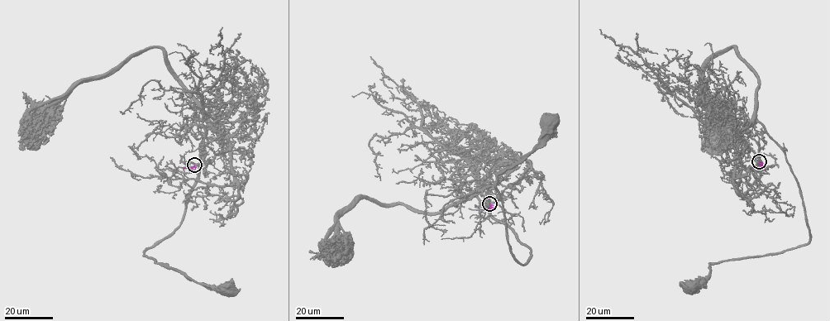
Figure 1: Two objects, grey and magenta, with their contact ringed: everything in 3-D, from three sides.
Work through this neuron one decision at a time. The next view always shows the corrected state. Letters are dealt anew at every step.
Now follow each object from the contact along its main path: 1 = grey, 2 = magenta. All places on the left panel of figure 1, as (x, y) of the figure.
1: (195, 165), (202, 161), (207, 145), (221, 136), (208, 126), (180, 226), (144, 256), (198, 283), (225, 289)
2: (195, 165), (189, 170), (183, 167)

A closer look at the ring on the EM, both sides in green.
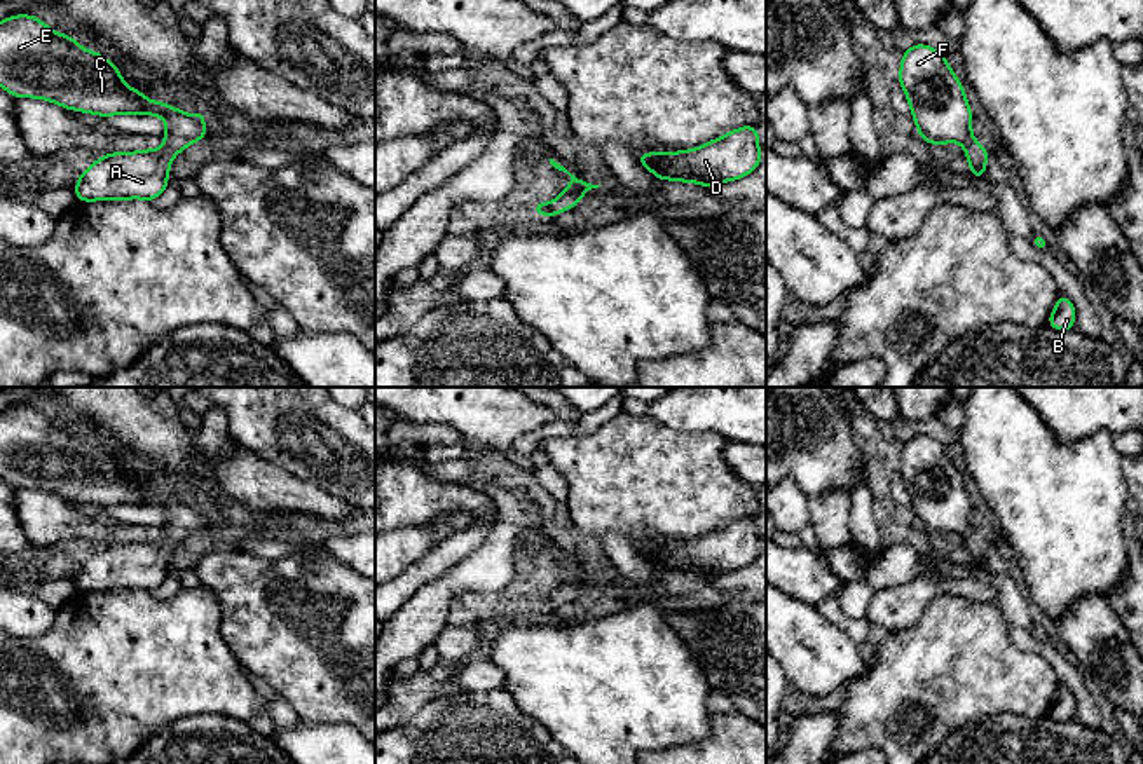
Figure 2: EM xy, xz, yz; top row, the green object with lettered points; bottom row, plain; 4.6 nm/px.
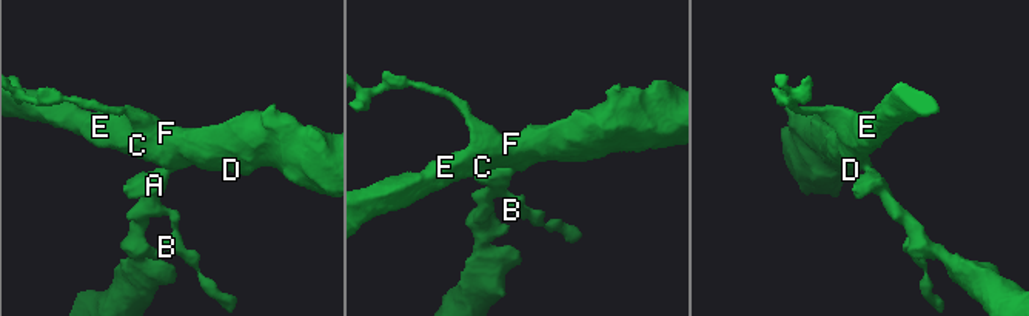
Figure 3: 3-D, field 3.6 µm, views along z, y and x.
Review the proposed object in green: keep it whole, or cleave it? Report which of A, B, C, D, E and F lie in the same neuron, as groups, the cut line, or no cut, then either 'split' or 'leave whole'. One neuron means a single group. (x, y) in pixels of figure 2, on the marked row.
A B C D E F | no cut | leave whole

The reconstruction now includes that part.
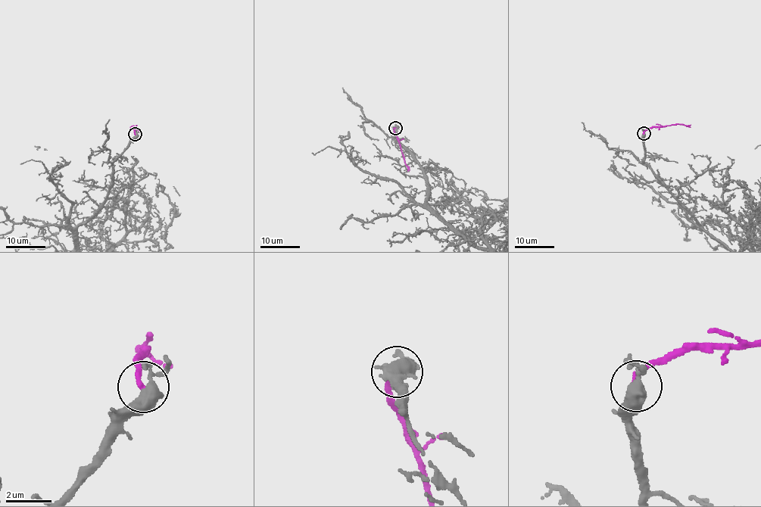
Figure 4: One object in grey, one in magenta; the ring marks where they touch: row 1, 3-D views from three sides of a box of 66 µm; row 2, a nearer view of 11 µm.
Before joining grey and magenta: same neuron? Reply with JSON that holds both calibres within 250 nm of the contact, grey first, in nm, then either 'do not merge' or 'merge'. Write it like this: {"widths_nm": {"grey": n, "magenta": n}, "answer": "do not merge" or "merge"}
{"widths_nm": {"grey": 420, "magenta": 240}, "answer": "merge"}

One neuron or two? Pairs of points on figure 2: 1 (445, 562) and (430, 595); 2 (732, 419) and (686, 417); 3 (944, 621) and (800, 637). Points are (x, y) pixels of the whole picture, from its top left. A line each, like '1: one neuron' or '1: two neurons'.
1: two neurons
2: one neuron
3: two neurons

